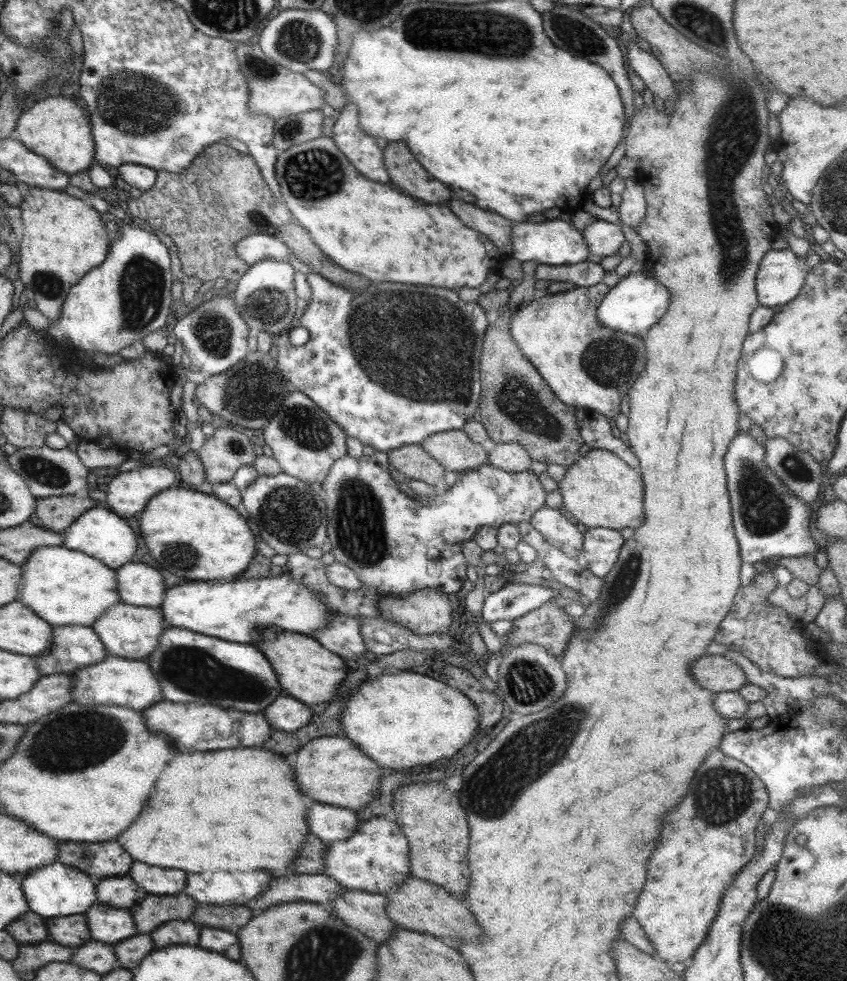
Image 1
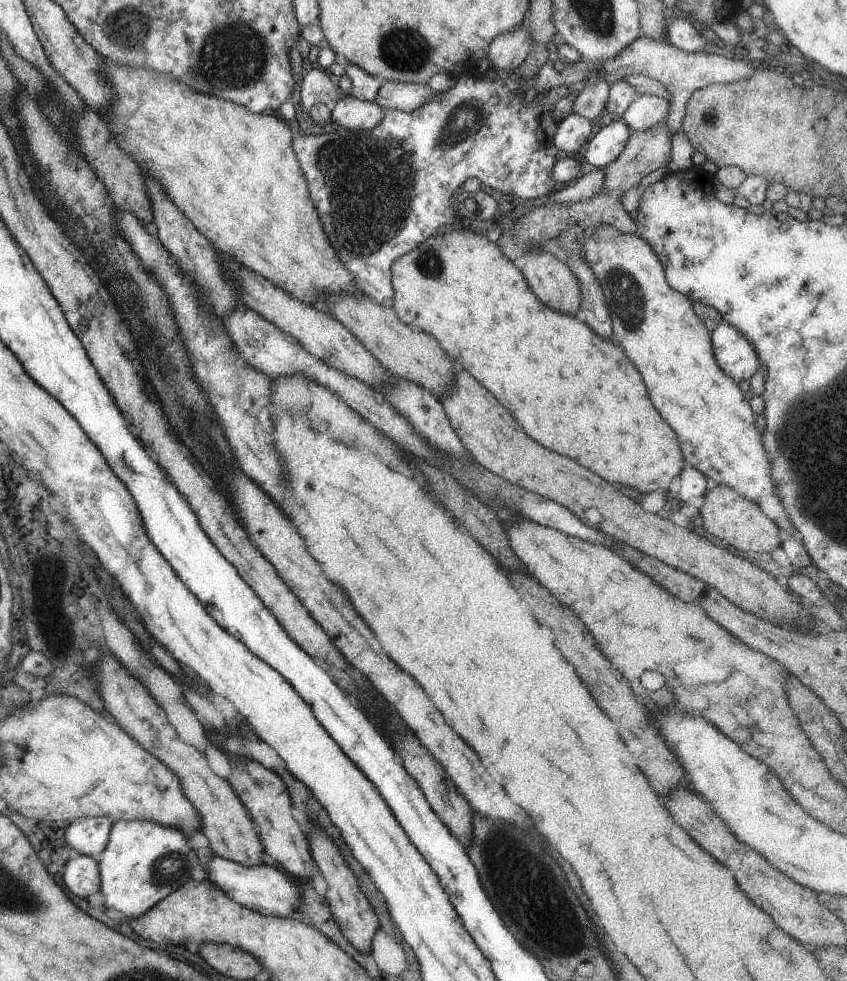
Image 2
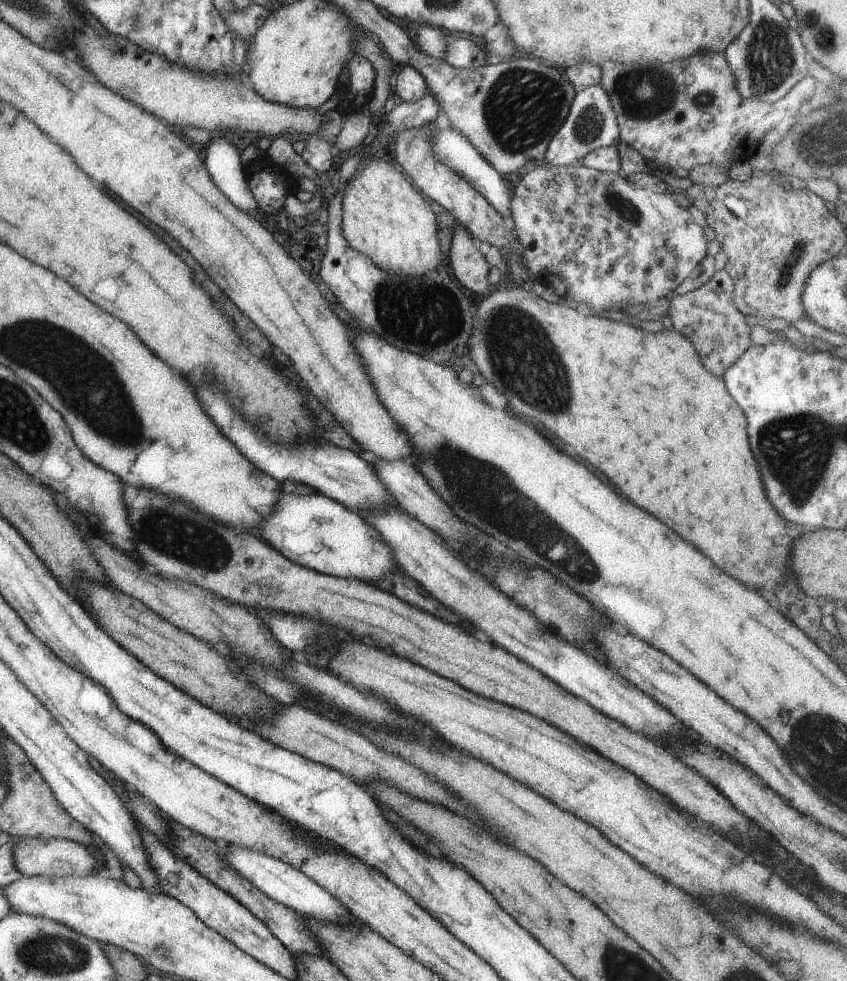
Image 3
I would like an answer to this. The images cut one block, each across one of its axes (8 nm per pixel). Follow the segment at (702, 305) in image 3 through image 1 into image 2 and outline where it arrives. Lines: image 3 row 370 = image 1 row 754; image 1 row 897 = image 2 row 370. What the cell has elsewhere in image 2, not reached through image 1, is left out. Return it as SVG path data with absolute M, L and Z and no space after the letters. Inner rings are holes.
M596 225L586 231L580 254L600 281L605 294L610 318L613 322L612 342L624 346L628 358L638 366L644 376L648 394L660 408L660 416L672 426L687 465L694 467L705 477L718 484L730 486L742 498L759 504L760 500L776 495L776 484L772 478L772 462L764 448L762 432L756 428L756 416L746 400L739 382L726 376L714 356L711 332L693 309L693 302L680 291L675 291L666 280L665 267L656 256L649 242L638 234L632 238L622 236L612 225Z

